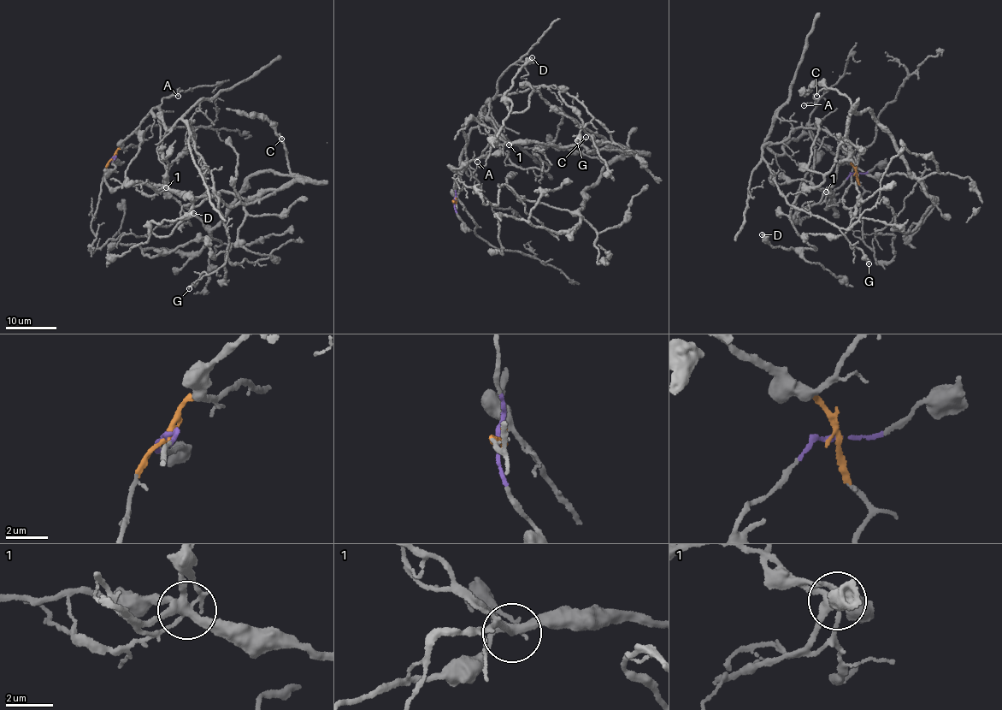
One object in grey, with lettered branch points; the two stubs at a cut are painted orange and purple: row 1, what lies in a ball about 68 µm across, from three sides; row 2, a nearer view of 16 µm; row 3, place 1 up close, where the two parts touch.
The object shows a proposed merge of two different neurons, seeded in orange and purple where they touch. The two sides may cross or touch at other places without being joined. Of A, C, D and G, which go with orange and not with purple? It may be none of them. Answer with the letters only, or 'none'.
A, G

